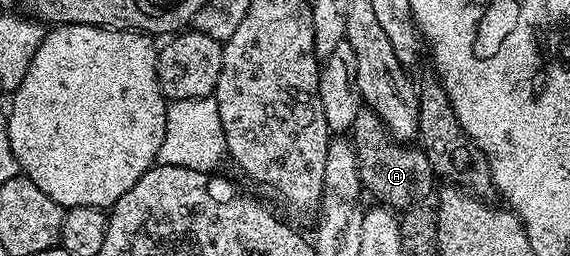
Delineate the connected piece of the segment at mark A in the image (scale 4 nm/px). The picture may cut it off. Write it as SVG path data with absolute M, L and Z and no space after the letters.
M362 107L359 115L355 115L351 140L359 163L361 188L368 196L370 193L371 196L378 197L382 206L394 211L404 211L414 209L416 205L428 202L434 196L435 174L431 163L427 163L427 155L412 144L395 140L379 115L368 107Z

